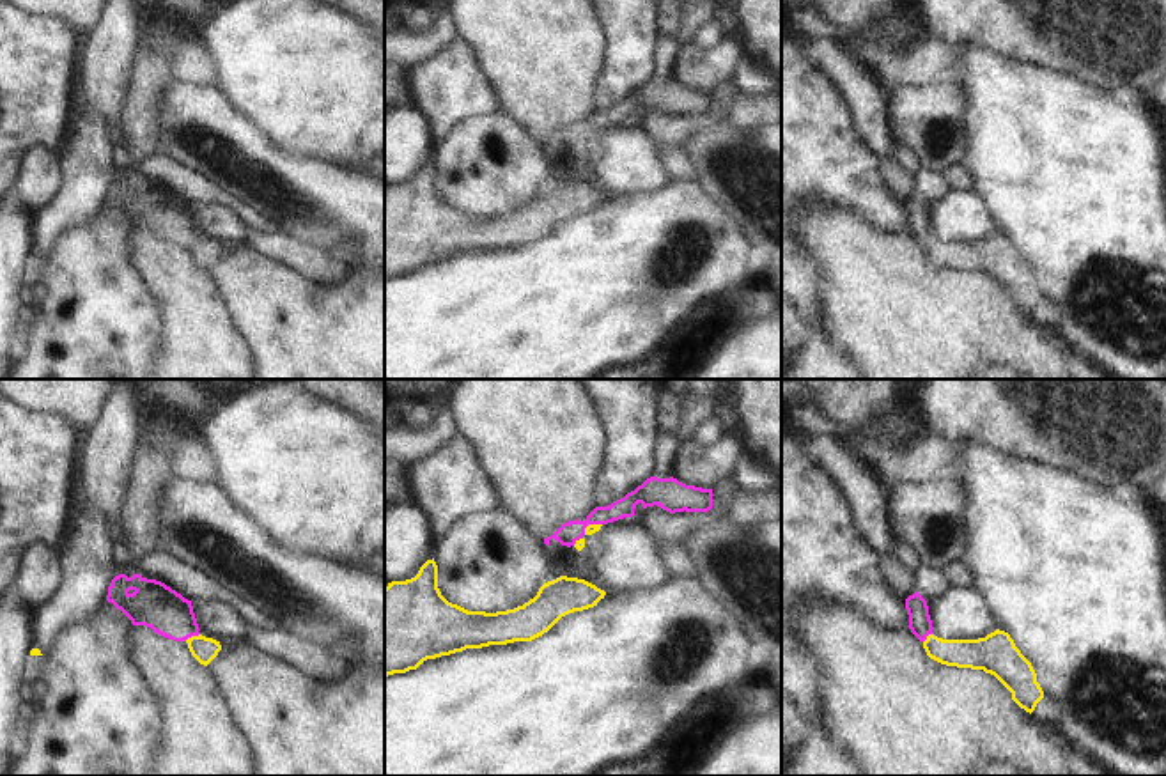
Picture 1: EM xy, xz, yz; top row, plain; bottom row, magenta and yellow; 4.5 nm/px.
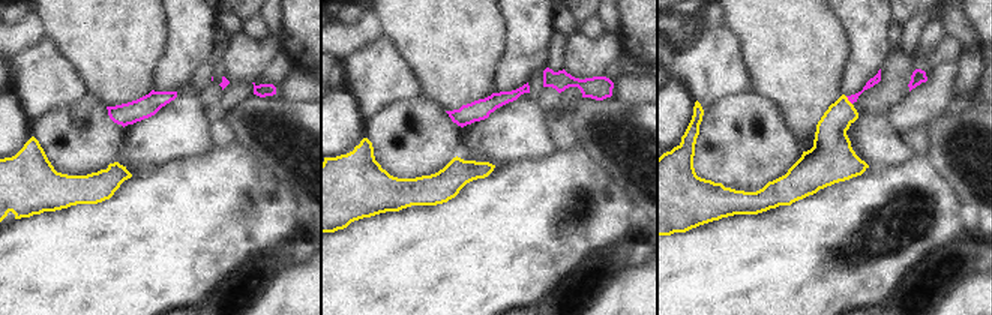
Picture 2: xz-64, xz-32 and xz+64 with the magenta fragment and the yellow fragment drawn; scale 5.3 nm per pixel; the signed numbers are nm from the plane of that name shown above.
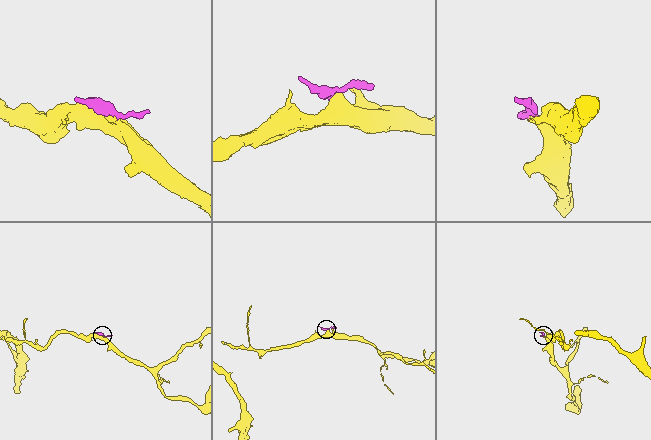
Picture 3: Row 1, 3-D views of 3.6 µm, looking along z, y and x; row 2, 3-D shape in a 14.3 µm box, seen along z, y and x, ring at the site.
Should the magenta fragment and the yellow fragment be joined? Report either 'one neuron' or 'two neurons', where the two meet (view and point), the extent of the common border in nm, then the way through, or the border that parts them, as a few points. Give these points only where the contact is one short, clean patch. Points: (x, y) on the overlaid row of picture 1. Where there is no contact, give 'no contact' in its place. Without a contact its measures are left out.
one neuron; contact xy (192, 635); length 70 nm; way xy (155, 605), (192, 635), (202, 649)

